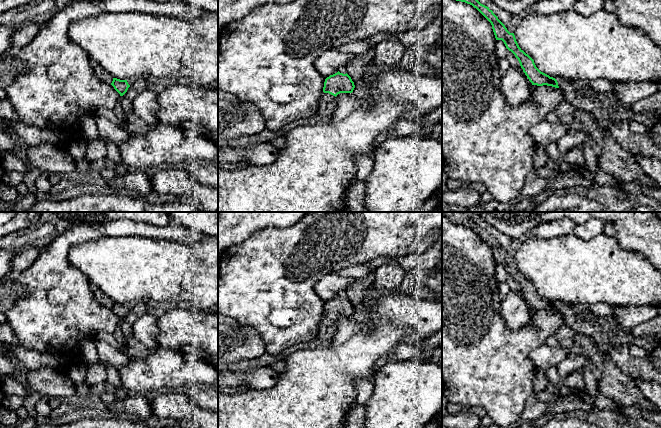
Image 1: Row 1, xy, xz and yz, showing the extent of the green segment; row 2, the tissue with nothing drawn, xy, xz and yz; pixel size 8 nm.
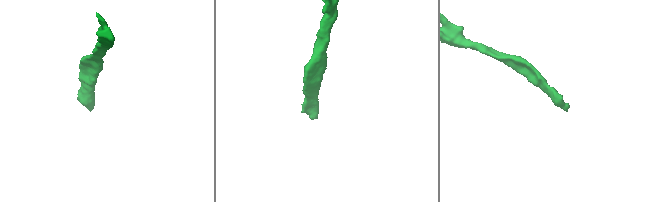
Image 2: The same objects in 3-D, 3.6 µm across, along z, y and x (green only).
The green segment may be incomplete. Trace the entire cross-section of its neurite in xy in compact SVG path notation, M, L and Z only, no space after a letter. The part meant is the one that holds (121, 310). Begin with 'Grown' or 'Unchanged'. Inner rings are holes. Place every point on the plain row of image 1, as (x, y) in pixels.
Grown. M94 286L92 291L98 303L100 303L101 305L107 308L111 308L114 311L114 313L120 318L120 320L123 320L127 316L128 312L130 311L127 304L120 304L114 302L97 286Z

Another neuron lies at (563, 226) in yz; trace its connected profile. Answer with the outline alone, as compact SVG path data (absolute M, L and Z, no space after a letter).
M564 217L540 225L534 235L540 239L561 237L573 233L575 226L576 224L571 219Z

